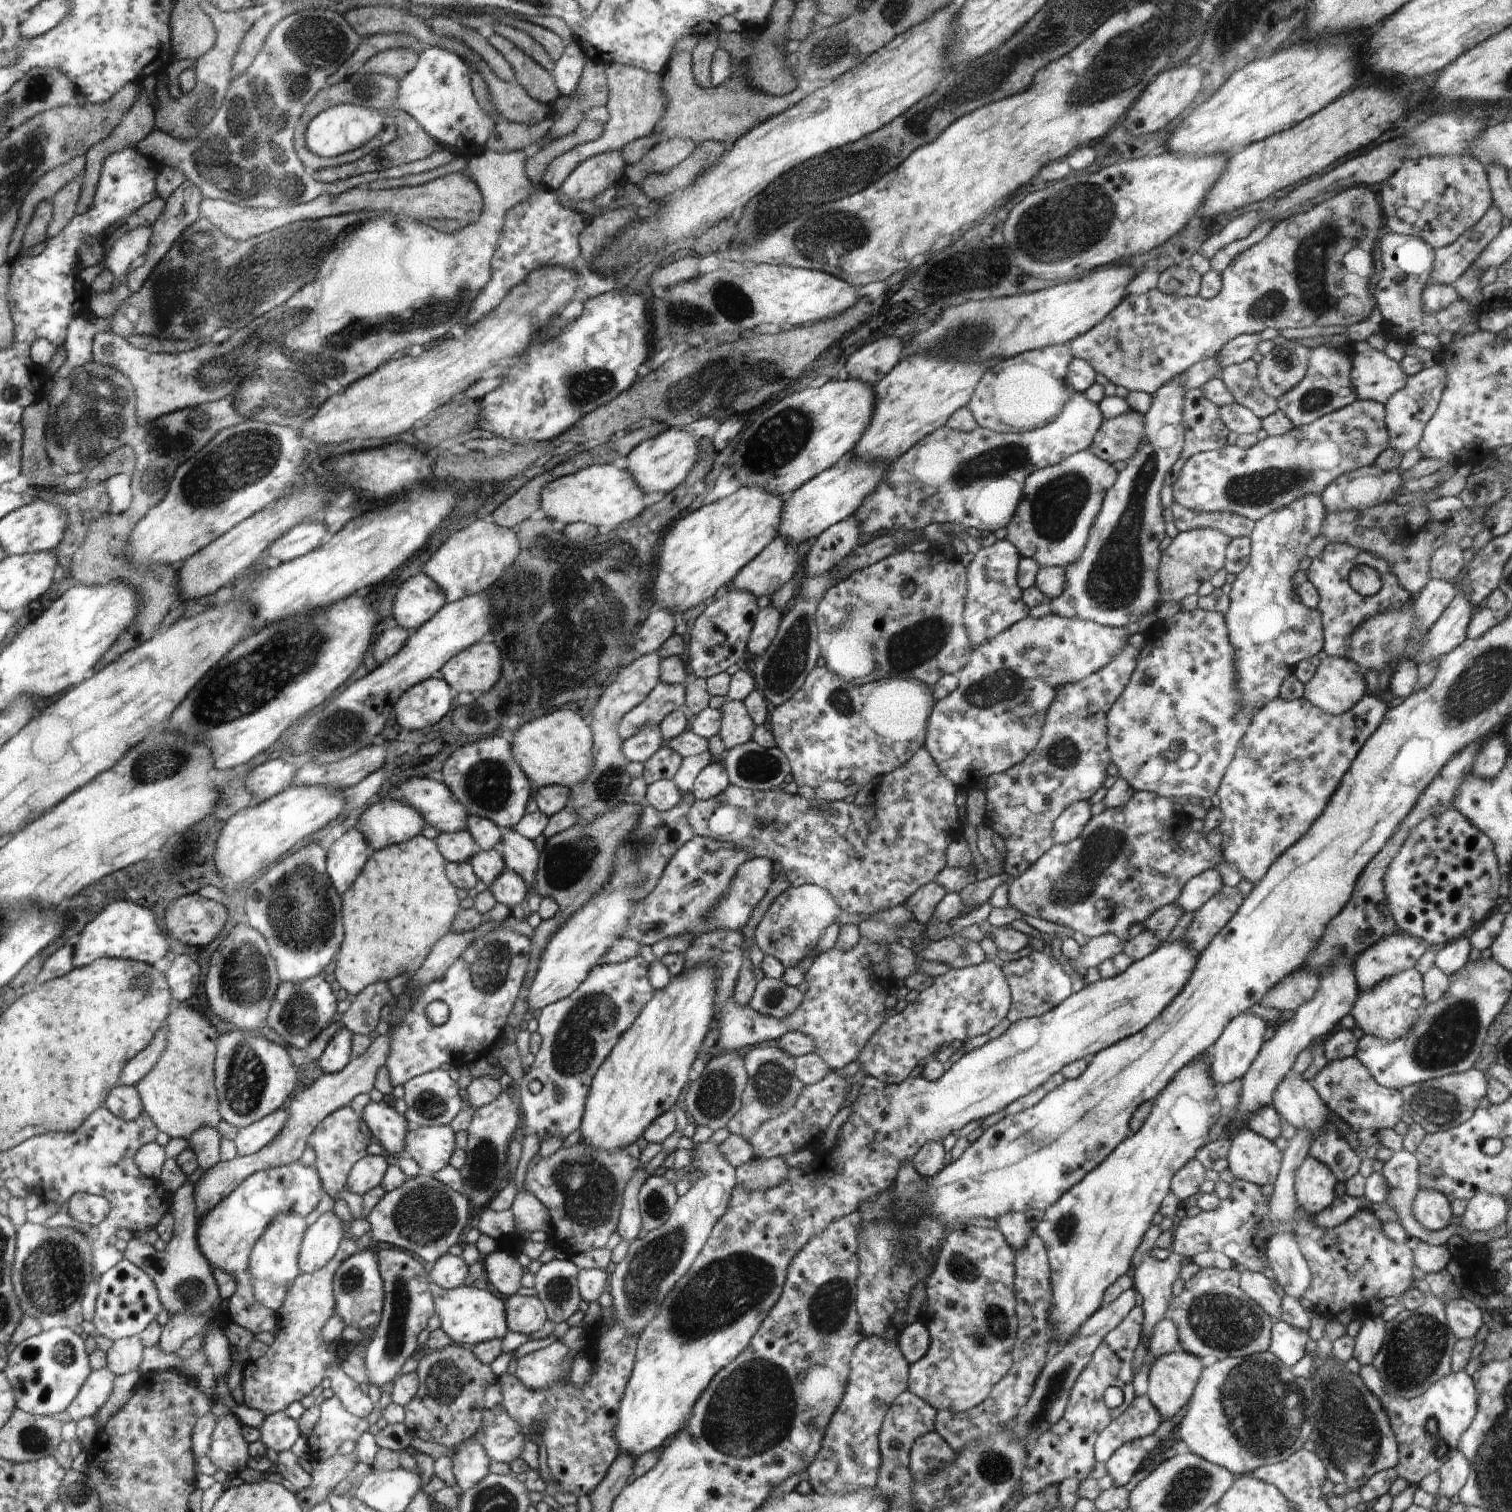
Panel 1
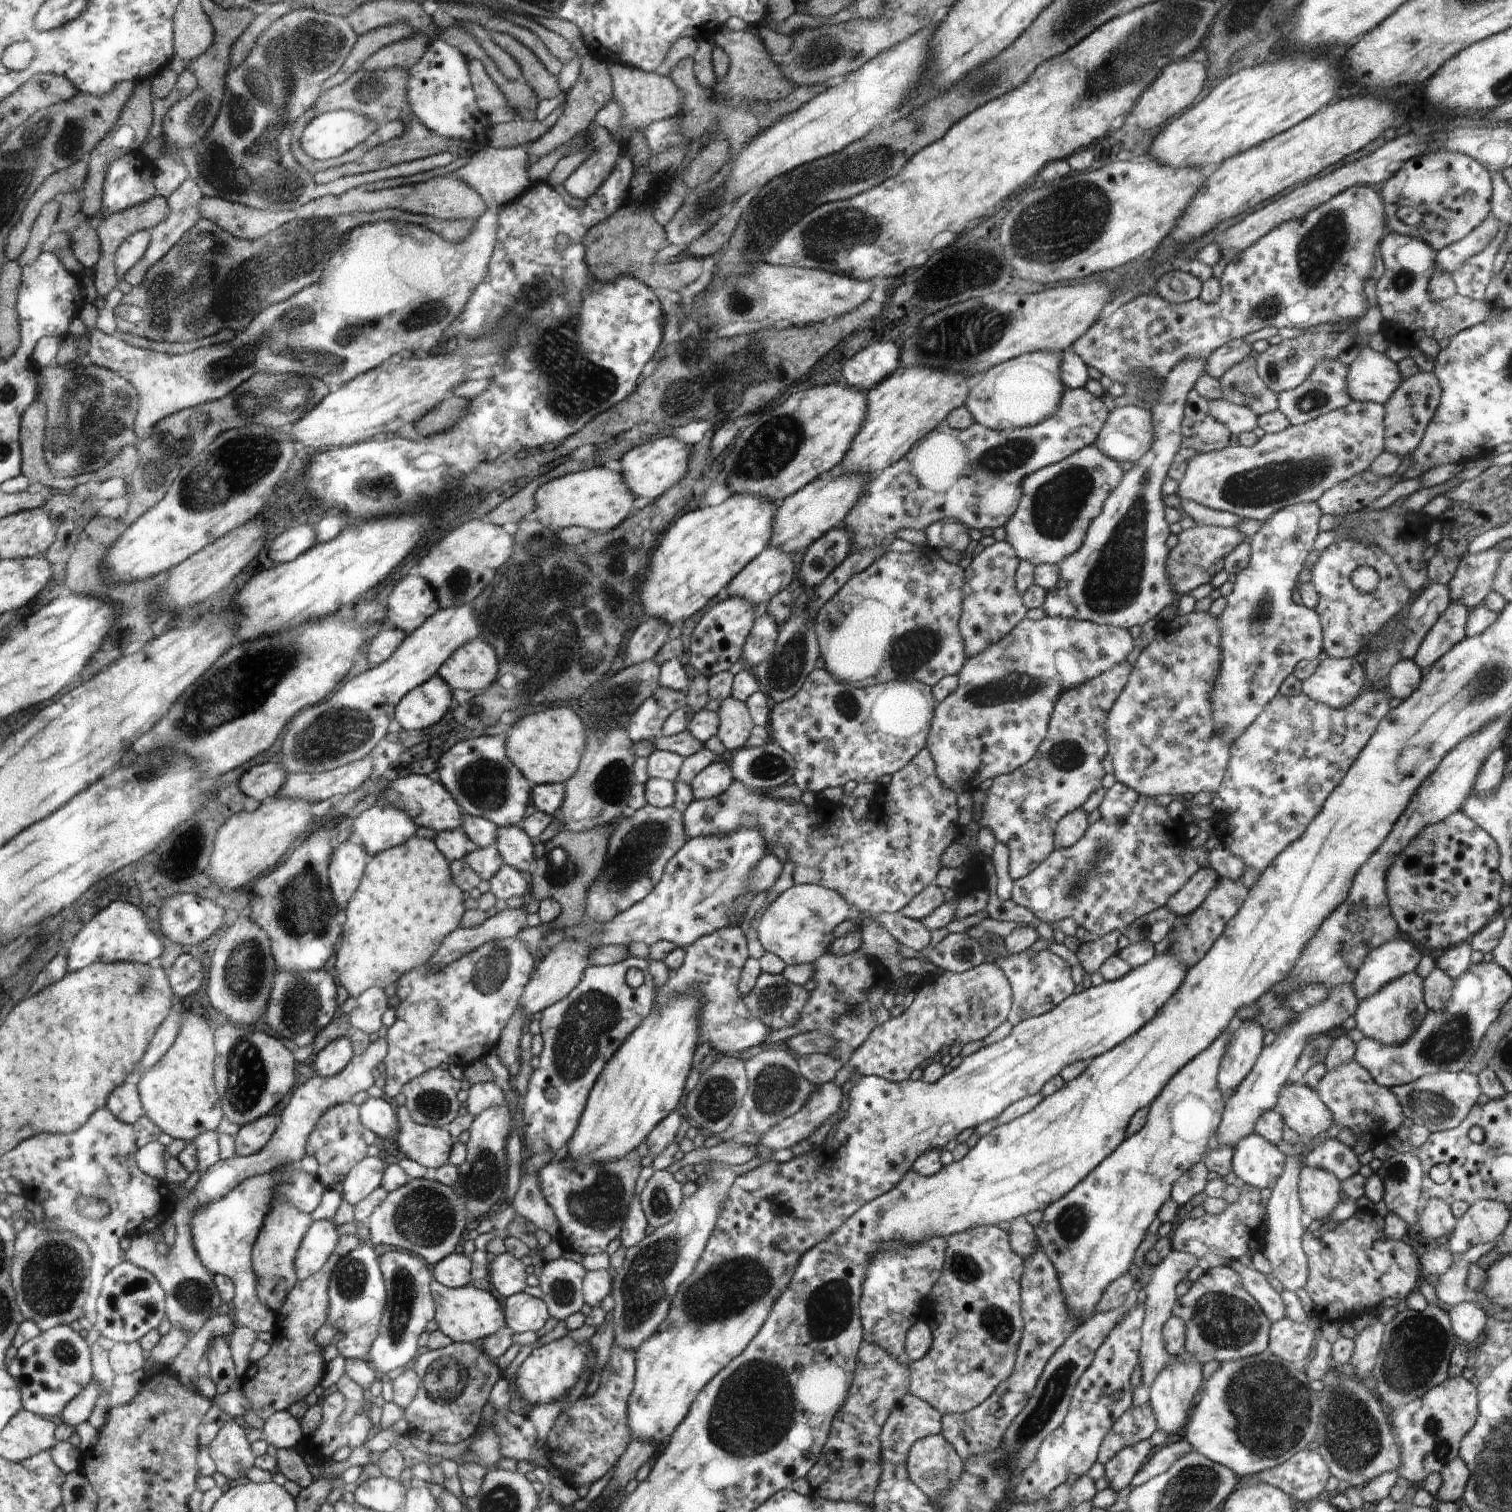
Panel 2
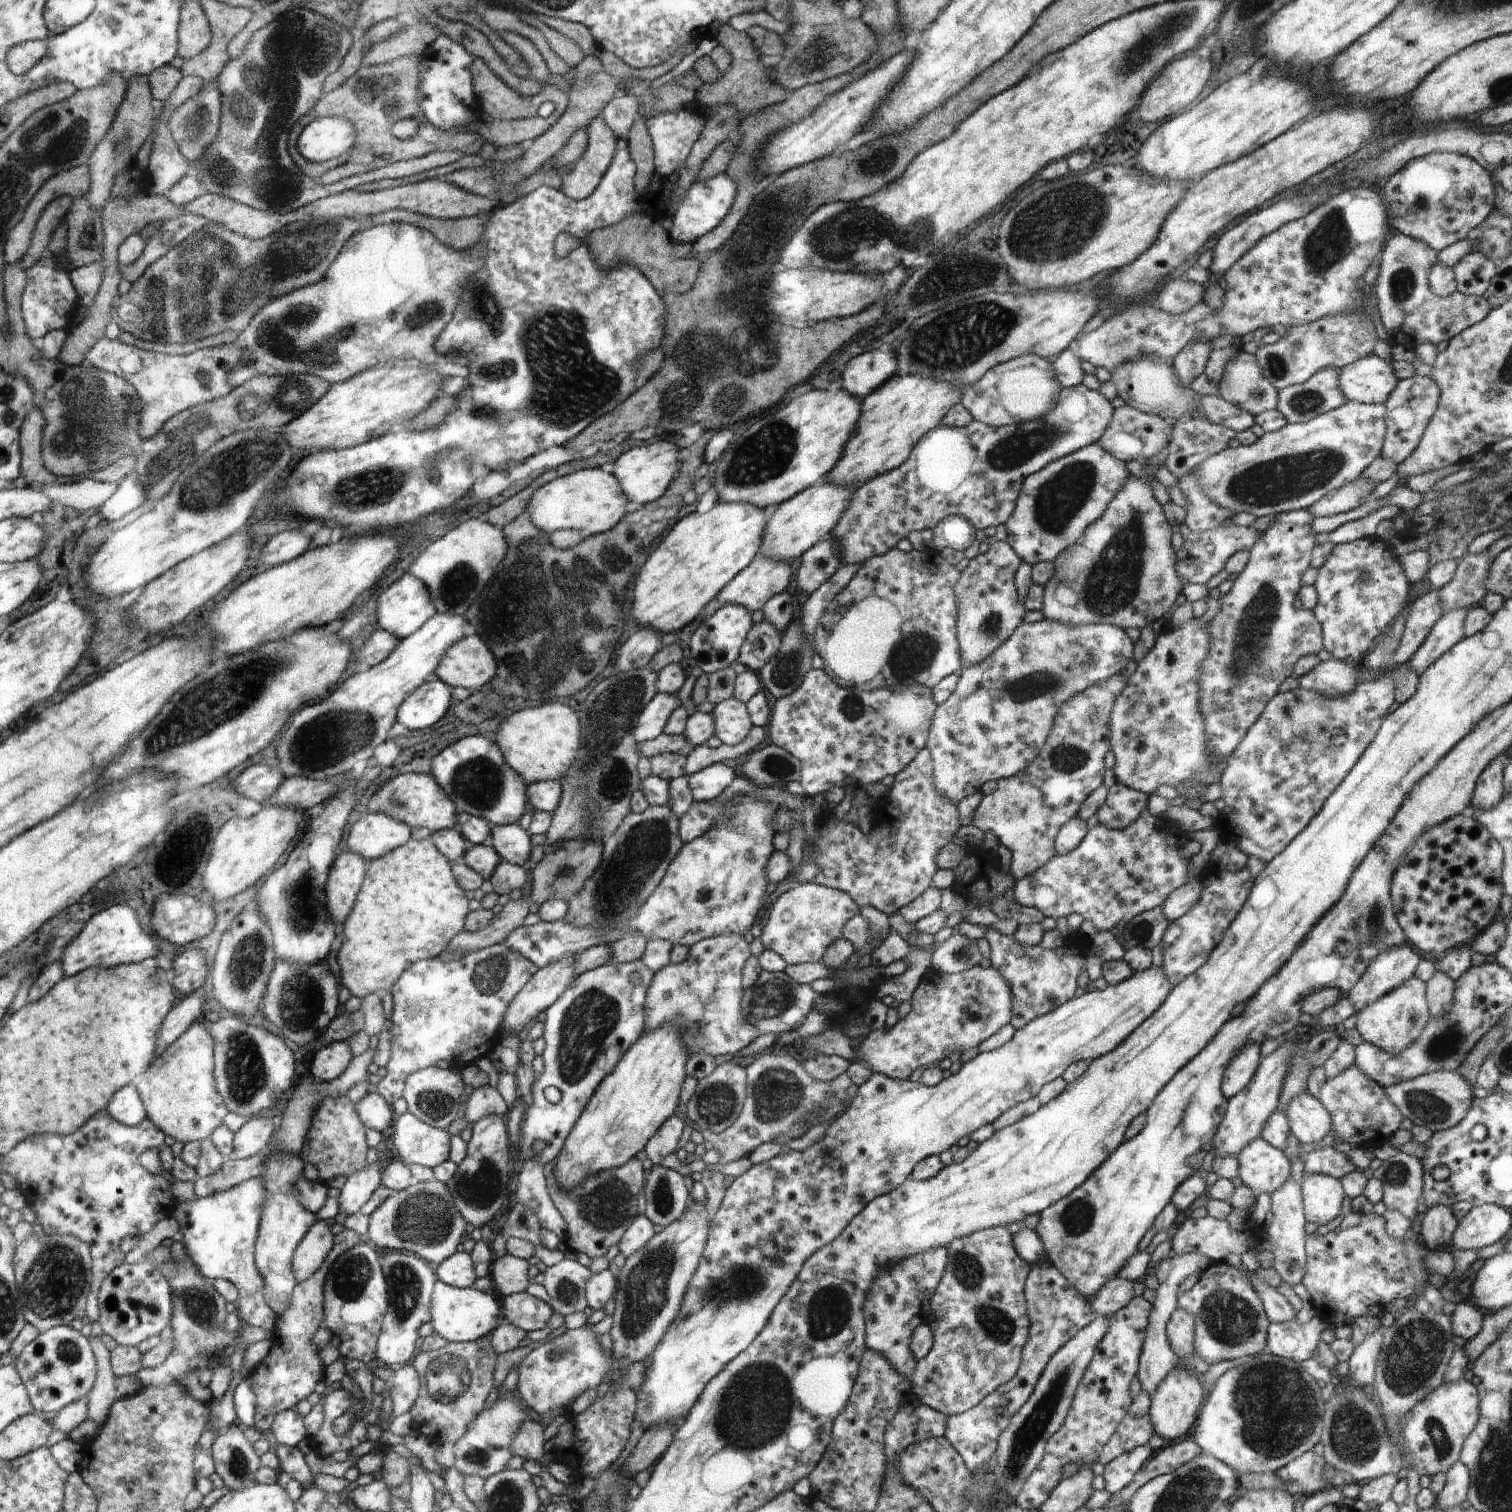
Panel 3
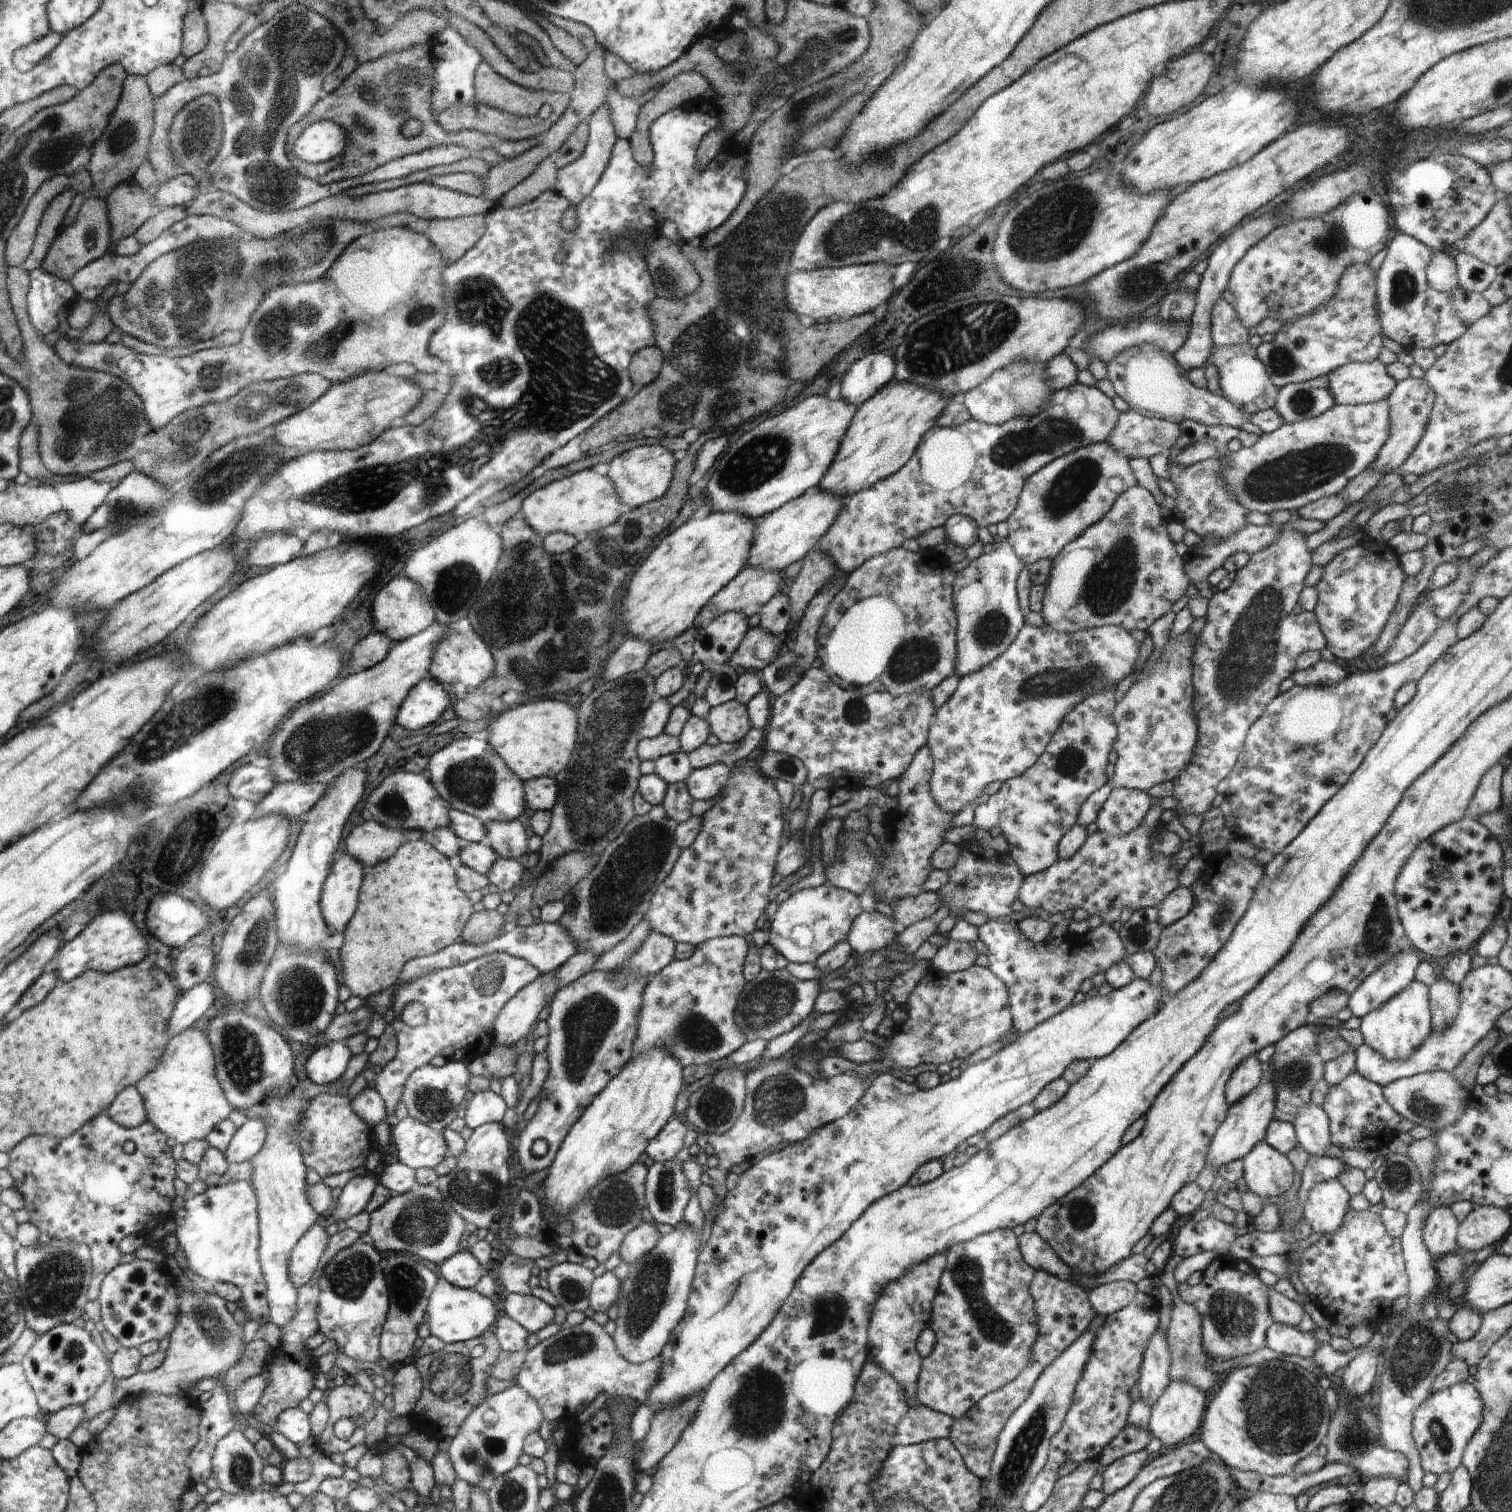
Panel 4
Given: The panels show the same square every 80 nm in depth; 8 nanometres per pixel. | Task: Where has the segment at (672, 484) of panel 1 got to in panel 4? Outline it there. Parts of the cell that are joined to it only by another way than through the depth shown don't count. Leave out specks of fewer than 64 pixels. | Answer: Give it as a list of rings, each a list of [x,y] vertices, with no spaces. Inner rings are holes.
[[[644,445],[619,454],[608,466],[607,477],[613,482],[620,502],[635,509],[660,498],[668,490],[674,472],[674,456],[662,445]]]

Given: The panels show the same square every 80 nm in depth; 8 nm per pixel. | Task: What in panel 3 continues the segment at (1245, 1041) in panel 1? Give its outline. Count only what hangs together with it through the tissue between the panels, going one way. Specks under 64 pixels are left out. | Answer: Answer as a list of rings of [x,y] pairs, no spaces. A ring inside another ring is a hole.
[[[1250,1043],[1235,1054],[1226,1067],[1221,1089],[1223,1095],[1229,1099],[1238,1094],[1254,1076],[1260,1064],[1260,1045]]]

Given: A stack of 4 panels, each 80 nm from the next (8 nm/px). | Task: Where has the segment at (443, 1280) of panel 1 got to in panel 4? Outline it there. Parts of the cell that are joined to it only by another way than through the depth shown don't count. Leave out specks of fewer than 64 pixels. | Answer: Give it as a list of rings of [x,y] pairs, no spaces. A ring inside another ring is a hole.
[[[458,1251],[443,1262],[438,1270],[448,1282],[463,1289],[473,1289],[486,1273],[470,1251]]]

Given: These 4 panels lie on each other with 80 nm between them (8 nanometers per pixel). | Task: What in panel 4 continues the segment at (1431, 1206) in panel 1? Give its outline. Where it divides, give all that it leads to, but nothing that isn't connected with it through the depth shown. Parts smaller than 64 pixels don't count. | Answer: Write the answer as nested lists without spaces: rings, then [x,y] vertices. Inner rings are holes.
[[[1433,1207],[1423,1228],[1423,1241],[1435,1258],[1460,1251],[1456,1242],[1459,1222],[1450,1207]]]

